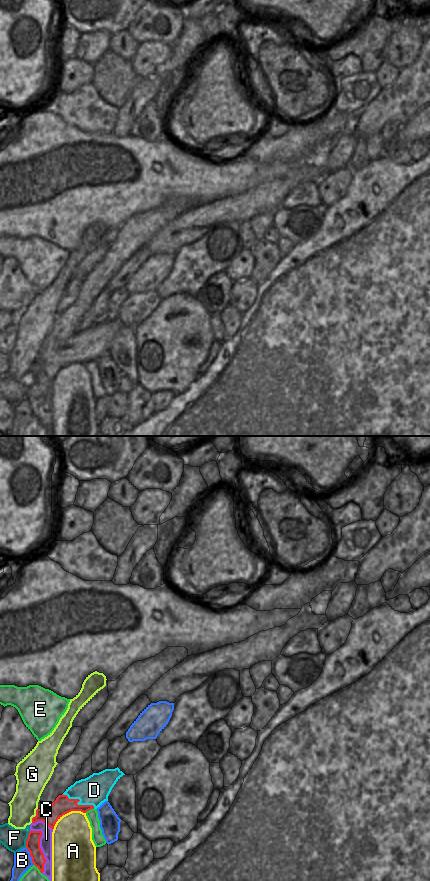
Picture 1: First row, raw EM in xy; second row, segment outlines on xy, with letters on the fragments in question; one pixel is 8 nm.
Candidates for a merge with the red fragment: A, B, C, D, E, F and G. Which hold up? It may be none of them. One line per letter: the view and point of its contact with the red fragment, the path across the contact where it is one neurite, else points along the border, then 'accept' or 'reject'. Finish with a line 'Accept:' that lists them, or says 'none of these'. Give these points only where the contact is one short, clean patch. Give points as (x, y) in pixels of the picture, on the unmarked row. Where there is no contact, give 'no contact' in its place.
A: contact xy (67, 364); border xy (85, 364), (69, 363), (65, 365), (56, 374), (53, 381); reject
B: contact xy (30, 407); reject
C: contact xy (39, 399); reject
D: contact xy (78, 353); way xy (62, 357), (68, 353), (78, 353), (85, 346), (94, 342); accept
E: contact xy (89, 361); reject
F: contact xy (27, 391); reject
G: contact xy (36, 367); border xy (37, 360), (31, 374); reject
Accept: D

